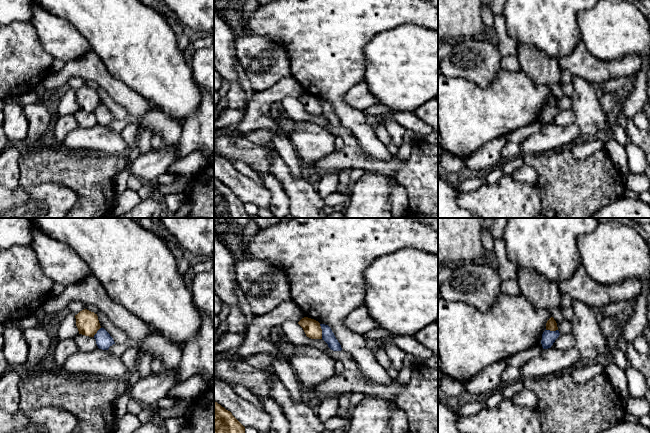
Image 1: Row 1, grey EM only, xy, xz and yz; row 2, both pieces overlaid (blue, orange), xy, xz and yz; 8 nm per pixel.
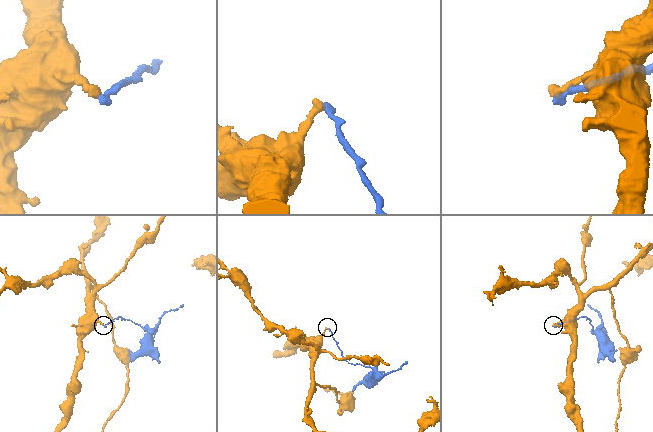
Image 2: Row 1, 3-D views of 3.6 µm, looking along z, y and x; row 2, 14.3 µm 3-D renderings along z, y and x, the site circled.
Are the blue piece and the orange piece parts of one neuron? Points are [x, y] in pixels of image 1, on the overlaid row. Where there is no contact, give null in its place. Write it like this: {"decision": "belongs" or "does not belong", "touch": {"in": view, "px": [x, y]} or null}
{"decision": "does not belong", "touch": {"in": "xz", "px": [322, 331]}}

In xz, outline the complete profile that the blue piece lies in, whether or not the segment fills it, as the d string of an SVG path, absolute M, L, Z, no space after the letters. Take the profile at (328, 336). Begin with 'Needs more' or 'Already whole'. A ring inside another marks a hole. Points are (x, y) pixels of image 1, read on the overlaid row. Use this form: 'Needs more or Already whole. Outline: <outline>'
Already whole. Outline: M320 324L322 329L322 339L328 344L328 347L333 351L341 351L341 345L336 339L334 333L328 325Z

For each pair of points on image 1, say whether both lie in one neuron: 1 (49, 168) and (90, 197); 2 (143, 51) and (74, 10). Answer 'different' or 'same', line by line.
1: same
2: same

